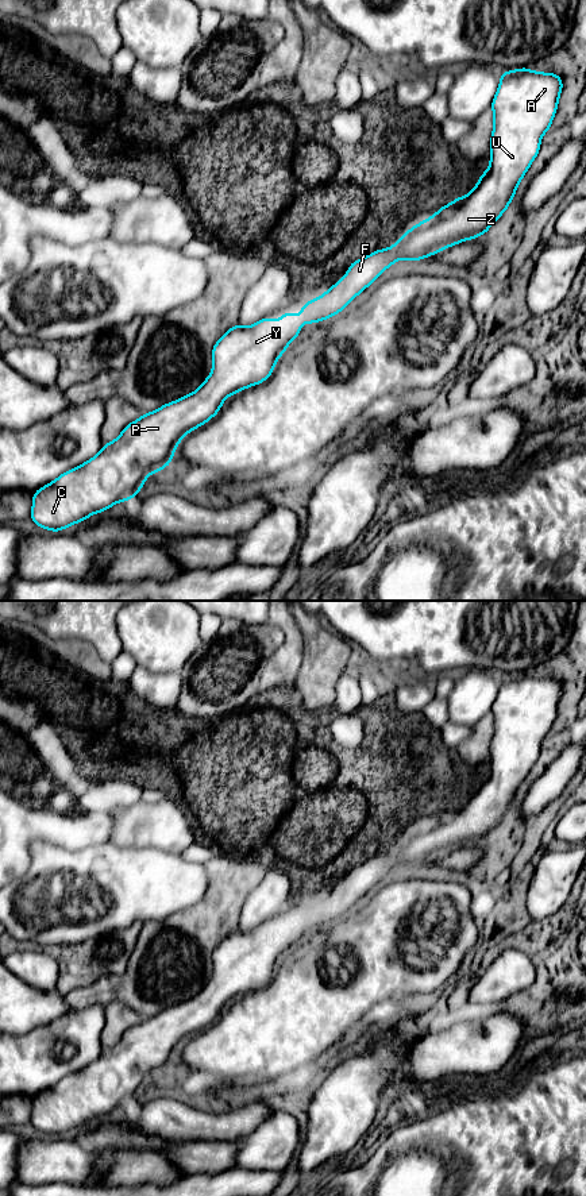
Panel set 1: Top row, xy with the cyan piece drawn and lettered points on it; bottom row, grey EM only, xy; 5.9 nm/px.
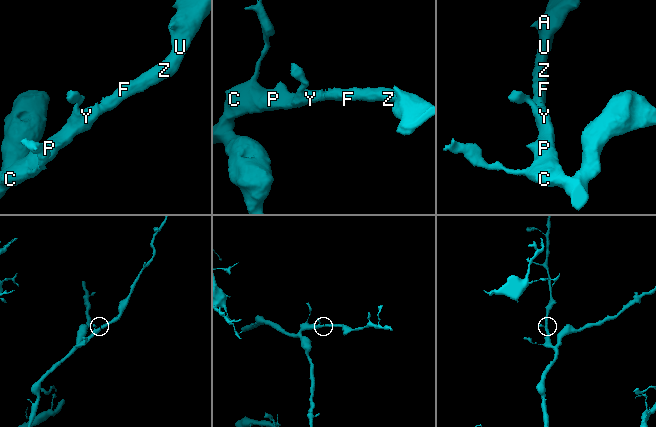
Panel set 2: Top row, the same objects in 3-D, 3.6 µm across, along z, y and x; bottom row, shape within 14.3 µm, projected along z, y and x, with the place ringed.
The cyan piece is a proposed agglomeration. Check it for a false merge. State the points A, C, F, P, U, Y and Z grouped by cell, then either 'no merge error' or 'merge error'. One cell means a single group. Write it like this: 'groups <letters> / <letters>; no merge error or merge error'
groups A C F P U Y Z; no merge error

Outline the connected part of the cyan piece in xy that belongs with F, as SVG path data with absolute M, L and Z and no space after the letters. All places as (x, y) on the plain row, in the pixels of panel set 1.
M529 672L501 676L500 691L491 706L494 732L490 742L490 769L469 799L456 802L429 823L413 830L392 852L377 854L350 868L348 876L339 887L320 902L302 908L300 923L285 915L281 926L269 922L250 931L239 929L231 931L213 950L212 977L197 995L151 1018L143 1018L140 1023L126 1030L119 1042L103 1049L95 1062L36 1095L32 1100L30 1123L43 1134L59 1137L89 1123L93 1118L101 1118L117 1107L132 1104L150 1079L171 1068L176 1052L182 1042L216 1021L227 1002L262 988L271 980L278 962L288 954L286 950L300 940L302 927L319 927L342 917L401 863L420 865L486 838L509 811L520 786L539 759L540 745L551 732L562 694L562 683L555 678L532 676Z

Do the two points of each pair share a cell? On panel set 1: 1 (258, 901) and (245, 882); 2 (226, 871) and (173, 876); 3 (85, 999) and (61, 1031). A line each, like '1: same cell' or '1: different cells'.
1: different cells
2: different cells
3: different cells

